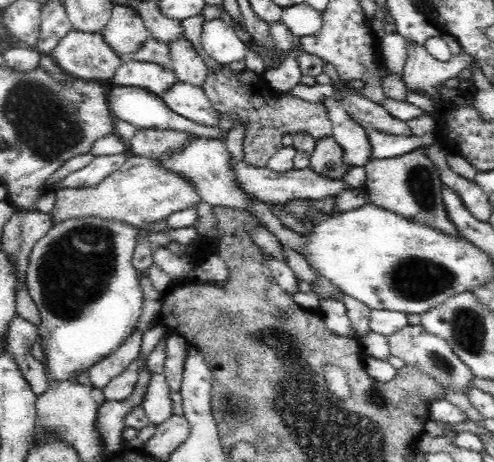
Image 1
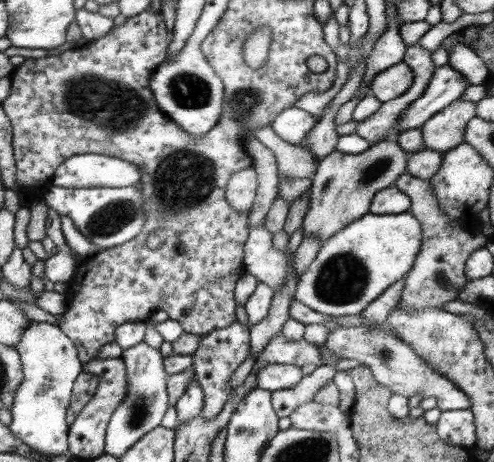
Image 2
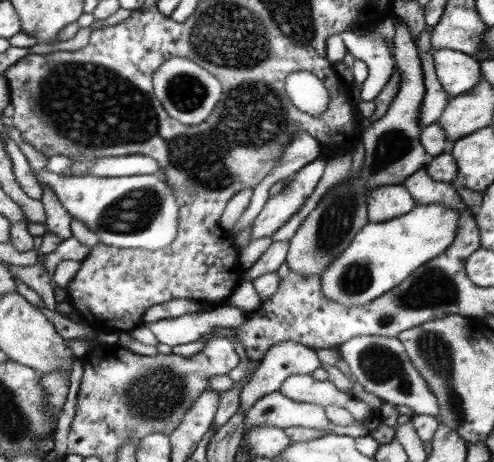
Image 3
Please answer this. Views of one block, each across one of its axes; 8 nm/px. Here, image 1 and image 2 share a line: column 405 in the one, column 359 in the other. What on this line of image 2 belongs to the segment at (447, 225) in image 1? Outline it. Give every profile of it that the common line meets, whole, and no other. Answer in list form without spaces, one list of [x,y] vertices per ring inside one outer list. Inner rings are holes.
[[[381,140],[357,156],[345,156],[339,152],[327,154],[311,176],[309,210],[303,218],[303,234],[319,236],[323,244],[345,224],[365,216],[371,208],[373,196],[379,190],[393,186],[395,180],[407,172],[407,160],[409,154],[401,150],[393,140]]]

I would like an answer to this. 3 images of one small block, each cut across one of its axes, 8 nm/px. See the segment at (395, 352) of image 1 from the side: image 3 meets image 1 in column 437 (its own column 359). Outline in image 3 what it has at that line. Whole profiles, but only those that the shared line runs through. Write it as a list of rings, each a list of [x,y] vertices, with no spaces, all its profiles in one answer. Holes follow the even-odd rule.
[[[361,336],[361,338],[351,338],[351,340],[343,342],[337,350],[345,358],[353,378],[359,384],[363,384],[367,392],[379,396],[385,404],[391,402],[395,406],[407,406],[415,412],[415,416],[419,416],[419,414],[427,414],[427,416],[435,416],[435,418],[439,416],[437,398],[427,388],[427,382],[413,368],[411,360],[407,358],[407,352],[403,350],[403,346],[397,338]]]

